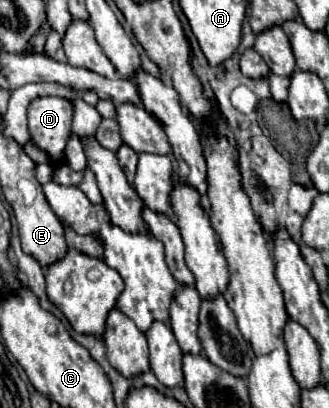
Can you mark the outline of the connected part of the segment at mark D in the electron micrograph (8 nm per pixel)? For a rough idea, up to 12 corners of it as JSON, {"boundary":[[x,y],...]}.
{"boundary":[[63,97],[29,103],[31,141],[53,167],[65,163],[73,103]]}

